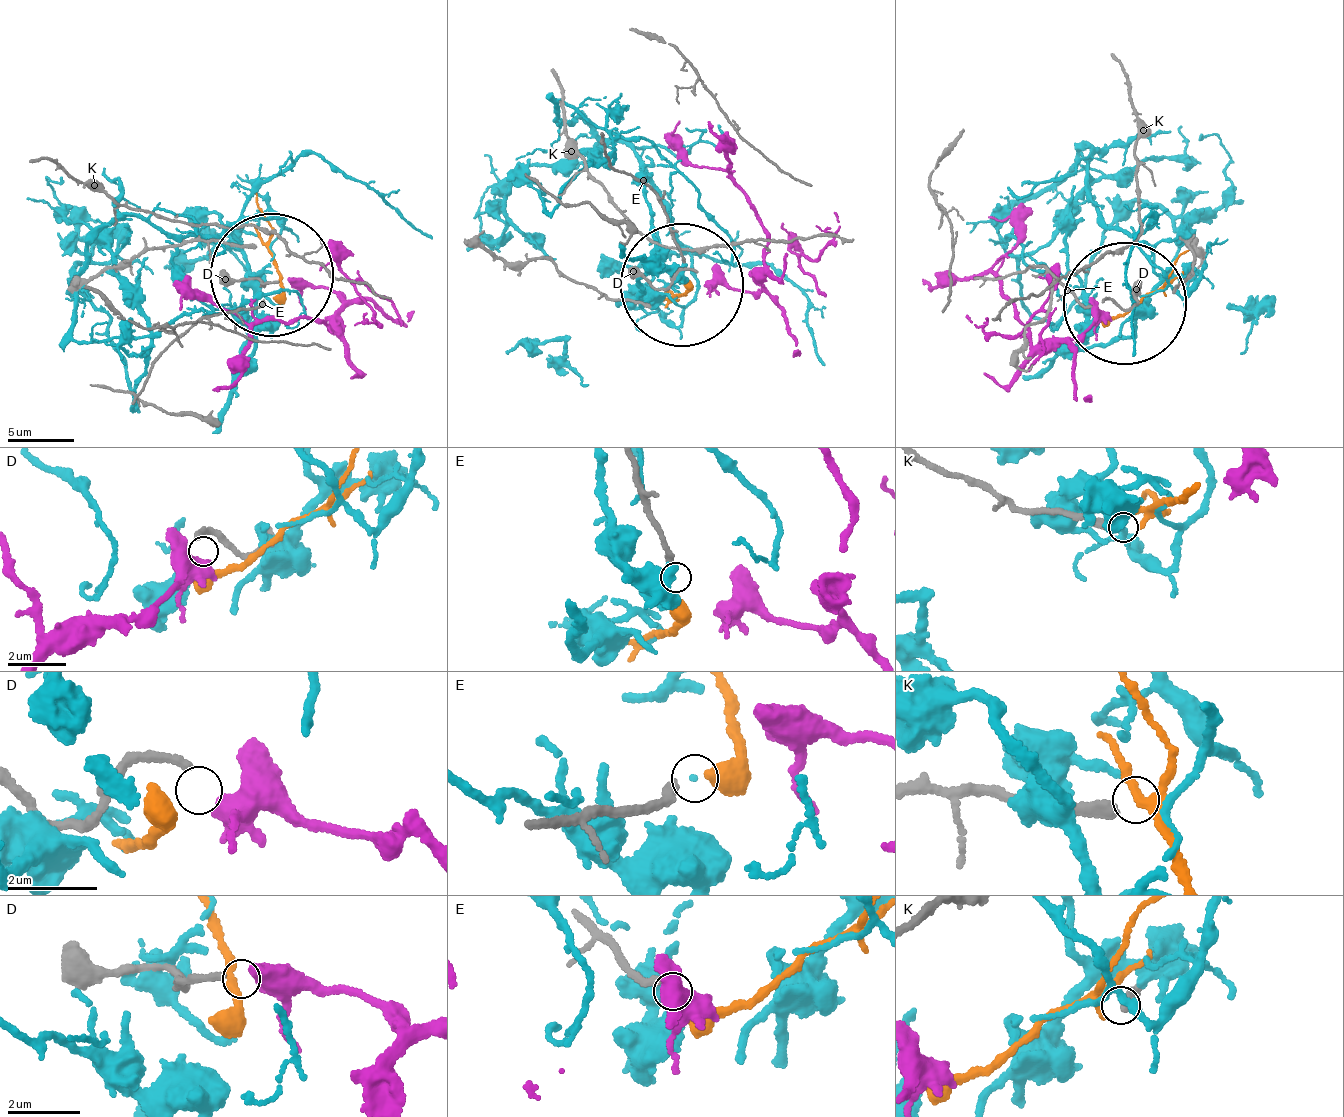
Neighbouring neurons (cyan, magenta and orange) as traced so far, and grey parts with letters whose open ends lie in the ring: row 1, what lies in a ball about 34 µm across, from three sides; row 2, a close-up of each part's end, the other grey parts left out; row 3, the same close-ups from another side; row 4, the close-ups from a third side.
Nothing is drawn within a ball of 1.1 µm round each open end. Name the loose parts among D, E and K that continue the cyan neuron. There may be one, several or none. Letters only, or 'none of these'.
none of these

